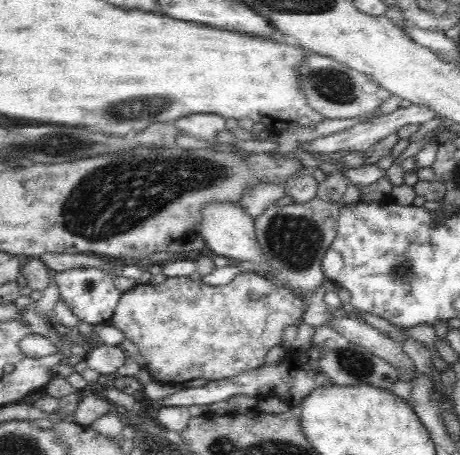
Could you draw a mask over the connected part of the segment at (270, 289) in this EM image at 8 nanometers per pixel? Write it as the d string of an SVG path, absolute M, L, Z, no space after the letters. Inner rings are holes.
M253 271L238 274L232 282L224 285L208 286L189 277L172 277L160 284L148 282L124 292L110 324L121 330L124 338L136 344L144 359L144 368L155 381L166 385L185 384L196 378L232 379L248 370L260 368L265 364L268 350L281 345L284 330L292 324L304 322L305 305L304 300L288 287L271 282Z

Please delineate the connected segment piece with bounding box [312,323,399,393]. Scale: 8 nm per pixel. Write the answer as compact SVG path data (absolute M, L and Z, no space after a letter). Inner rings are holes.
M329 323L315 328L312 343L318 345L318 349L322 351L320 370L331 379L332 384L340 387L366 384L393 392L394 384L399 380L397 371L374 353L366 352L366 349L359 344L346 340Z

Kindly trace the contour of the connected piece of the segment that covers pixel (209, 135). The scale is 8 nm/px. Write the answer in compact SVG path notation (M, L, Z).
M200 113L182 117L176 120L174 125L179 132L186 132L200 140L207 140L214 143L219 132L226 129L226 119L223 116L212 113Z

